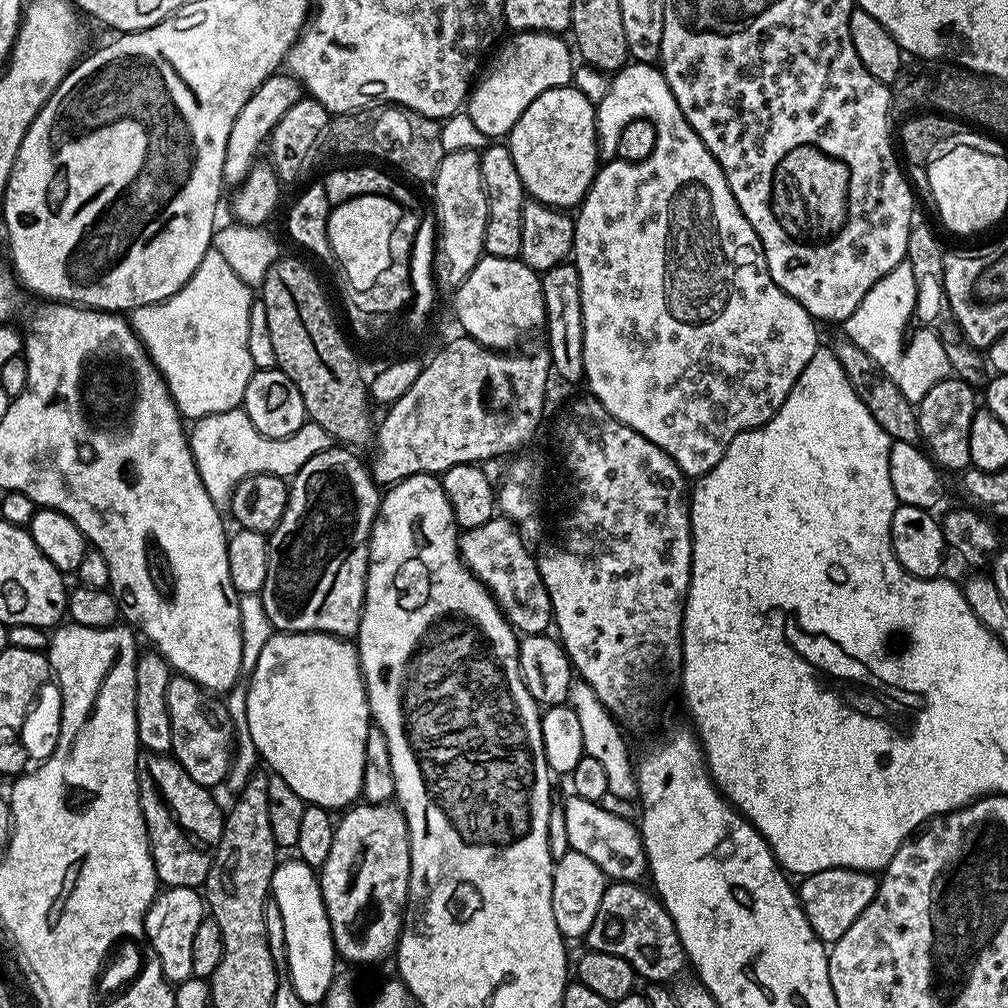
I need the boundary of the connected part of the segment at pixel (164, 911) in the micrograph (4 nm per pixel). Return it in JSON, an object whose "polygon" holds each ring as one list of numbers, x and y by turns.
{"polygon":[[172,887,161,889,152,900,144,919,144,936,149,940,151,949,158,954,162,964,162,972,169,983,177,984,191,979,194,966,194,944,203,918,206,918,206,902,203,895,195,888]]}

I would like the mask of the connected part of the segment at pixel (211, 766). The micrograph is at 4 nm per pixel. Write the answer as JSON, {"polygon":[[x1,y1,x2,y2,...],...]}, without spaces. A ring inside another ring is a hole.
{"polygon":[[179,674,173,675,166,690,172,723,171,755,198,786,209,790,216,790,232,768,232,720,228,717,229,709,223,704,224,709,216,700,219,699,208,689]]}

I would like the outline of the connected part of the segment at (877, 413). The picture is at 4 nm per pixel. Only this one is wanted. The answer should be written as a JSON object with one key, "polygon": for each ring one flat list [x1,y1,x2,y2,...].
{"polygon":[[840,334,836,341,831,341,830,347,834,358,838,358,850,386,858,394,862,406,870,410,874,422,878,422,878,426,882,426,882,430,886,430,886,434,893,441,920,444,917,409,913,401,908,400,906,394,902,394,902,390,898,390,896,383,884,373,882,366,878,366,878,362,874,362,874,358,870,358,870,354,866,354,866,350,862,350,862,346,855,344,846,334]]}

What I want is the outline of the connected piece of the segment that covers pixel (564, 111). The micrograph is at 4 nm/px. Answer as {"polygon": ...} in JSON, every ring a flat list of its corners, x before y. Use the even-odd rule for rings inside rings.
{"polygon":[[565,86,560,88,550,88,545,90,544,93,538,95,530,102,530,106,526,107,521,117,514,123,512,131,506,136,506,143,510,154,514,158,514,166,518,166,518,178,522,178,524,183,524,191,531,199,542,202,543,204,549,204,552,208,559,208,561,210,572,210,575,209,582,201,584,196,590,190,590,186,594,182,598,171,598,163,601,159,599,146,596,143,596,105,591,104,586,98,586,94,579,92,574,86]]}

